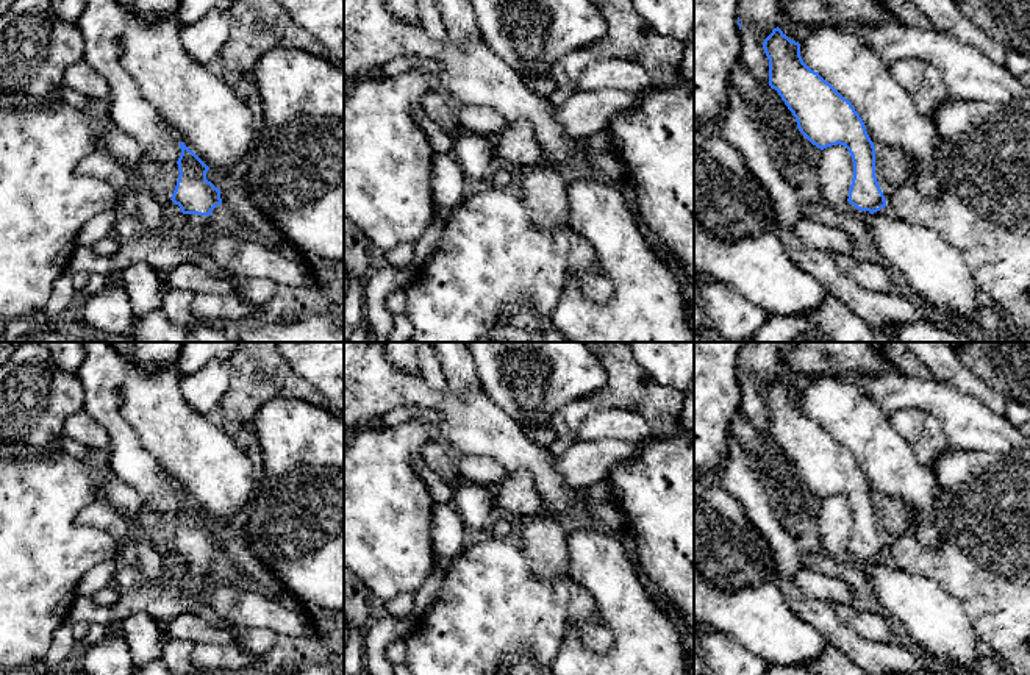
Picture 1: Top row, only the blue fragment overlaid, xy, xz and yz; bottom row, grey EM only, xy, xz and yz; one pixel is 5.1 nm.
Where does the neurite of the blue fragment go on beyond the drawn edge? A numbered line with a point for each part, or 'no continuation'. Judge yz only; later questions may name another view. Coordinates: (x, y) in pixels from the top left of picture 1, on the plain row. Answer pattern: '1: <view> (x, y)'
1: yz (930, 619)

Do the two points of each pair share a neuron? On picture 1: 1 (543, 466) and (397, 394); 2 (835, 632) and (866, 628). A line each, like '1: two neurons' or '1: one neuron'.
1: one neuron
2: two neurons

